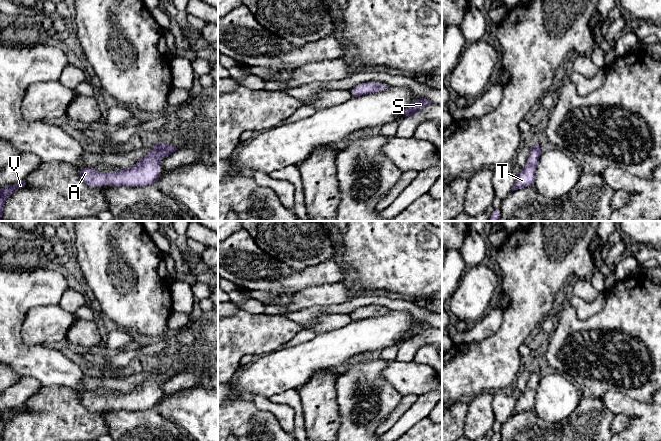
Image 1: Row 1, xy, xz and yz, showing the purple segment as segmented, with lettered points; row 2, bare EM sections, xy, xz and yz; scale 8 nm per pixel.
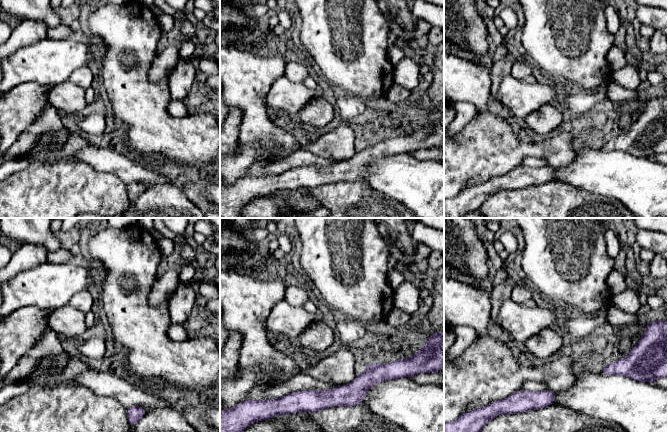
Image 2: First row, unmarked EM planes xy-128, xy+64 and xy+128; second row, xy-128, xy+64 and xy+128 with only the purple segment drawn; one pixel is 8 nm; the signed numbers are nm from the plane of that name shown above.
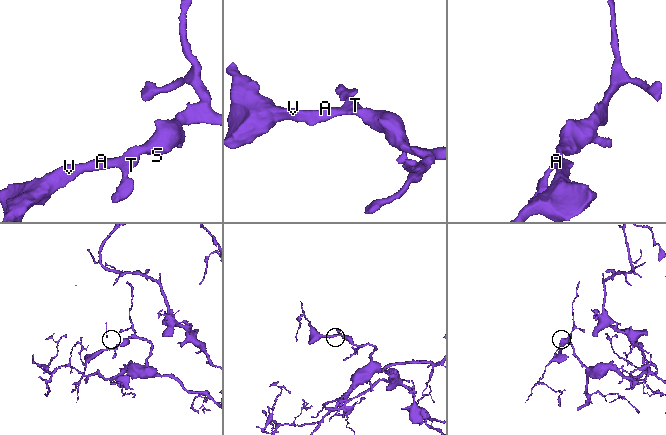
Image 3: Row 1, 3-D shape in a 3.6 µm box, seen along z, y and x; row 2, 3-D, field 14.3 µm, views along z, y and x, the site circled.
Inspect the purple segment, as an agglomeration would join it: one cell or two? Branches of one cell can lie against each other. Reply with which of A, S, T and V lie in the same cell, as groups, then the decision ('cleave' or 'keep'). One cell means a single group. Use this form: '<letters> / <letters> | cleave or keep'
A S T V | keep

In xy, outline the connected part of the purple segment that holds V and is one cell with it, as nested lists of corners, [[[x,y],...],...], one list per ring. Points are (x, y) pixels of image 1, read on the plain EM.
[[[21,405],[17,408],[6,409],[0,414],[0,441],[3,441],[4,426],[7,421],[10,420],[16,413],[25,411],[25,405]]]

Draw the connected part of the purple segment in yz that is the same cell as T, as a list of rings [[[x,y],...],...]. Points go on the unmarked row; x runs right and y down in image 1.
[[[532,367],[531,375],[526,389],[517,398],[512,416],[523,411],[533,410],[535,405],[535,393],[542,376],[542,370]]]

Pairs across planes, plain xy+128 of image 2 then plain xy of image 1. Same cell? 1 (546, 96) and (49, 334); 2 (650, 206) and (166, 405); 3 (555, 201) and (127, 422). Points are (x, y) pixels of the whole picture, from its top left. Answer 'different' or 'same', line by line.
1: same
2: same
3: same

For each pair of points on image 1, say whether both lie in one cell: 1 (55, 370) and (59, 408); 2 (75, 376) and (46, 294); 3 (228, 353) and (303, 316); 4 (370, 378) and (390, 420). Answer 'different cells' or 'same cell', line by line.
1: different cells
2: same cell
3: different cells
4: different cells

